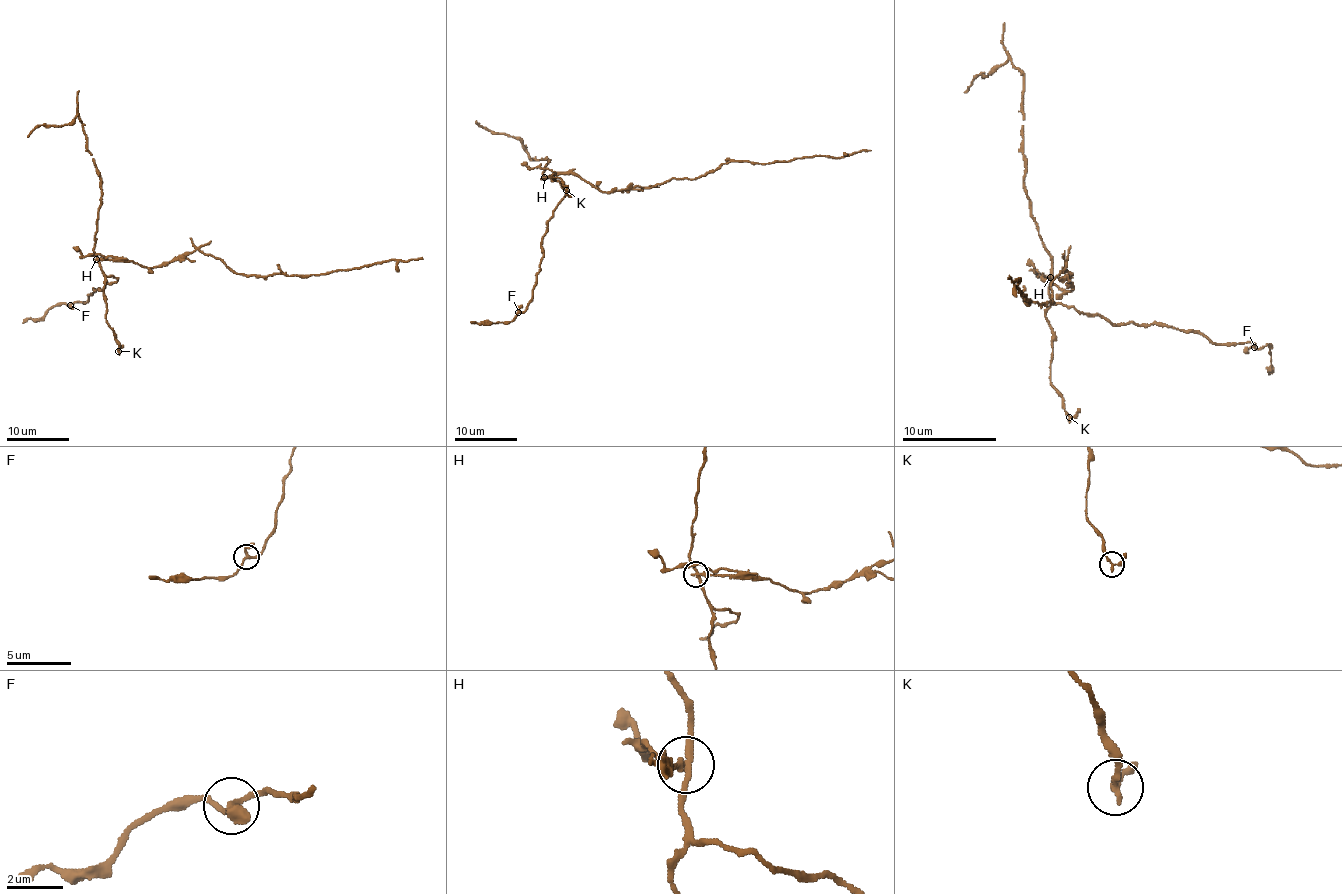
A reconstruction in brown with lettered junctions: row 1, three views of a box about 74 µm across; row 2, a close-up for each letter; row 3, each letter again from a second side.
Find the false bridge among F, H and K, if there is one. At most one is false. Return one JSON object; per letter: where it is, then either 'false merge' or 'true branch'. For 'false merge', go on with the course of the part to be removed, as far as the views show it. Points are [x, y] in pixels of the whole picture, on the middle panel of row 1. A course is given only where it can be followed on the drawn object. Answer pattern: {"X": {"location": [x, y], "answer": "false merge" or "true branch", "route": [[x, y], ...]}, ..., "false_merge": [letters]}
{"F": {"location": [518, 312], "answer": "true branch"}, "H": {"location": [544, 177], "answer": "false merge", "route": [[545, 177], [578, 174], [599, 189], [629, 189], [700, 177], [730, 161], [841, 158], [870, 151]]}, "K": {"location": [566, 190], "answer": "true branch"}, "false_merge": ["H"]}

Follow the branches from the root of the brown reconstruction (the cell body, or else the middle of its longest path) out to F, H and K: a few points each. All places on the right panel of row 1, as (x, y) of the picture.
F: (1071, 289), (1045, 279), (1052, 281), (1054, 303), (1113, 324), (1165, 324), (1215, 343), (1255, 348)
H: (1071, 289), (1066, 291), (1045, 281), (1049, 277)
K: (1071, 289), (1066, 291), (1045, 279), (1052, 281), (1045, 315), (1052, 331), (1049, 381), (1068, 416)

